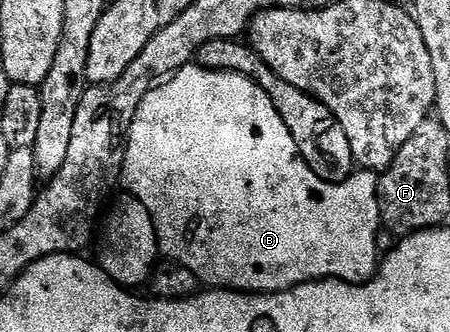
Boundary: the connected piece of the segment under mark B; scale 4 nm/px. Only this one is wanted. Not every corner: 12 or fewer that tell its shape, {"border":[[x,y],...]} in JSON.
{"border":[[184,65],[122,185],[161,254],[281,293],[378,272],[380,182],[318,179],[270,95]]}

